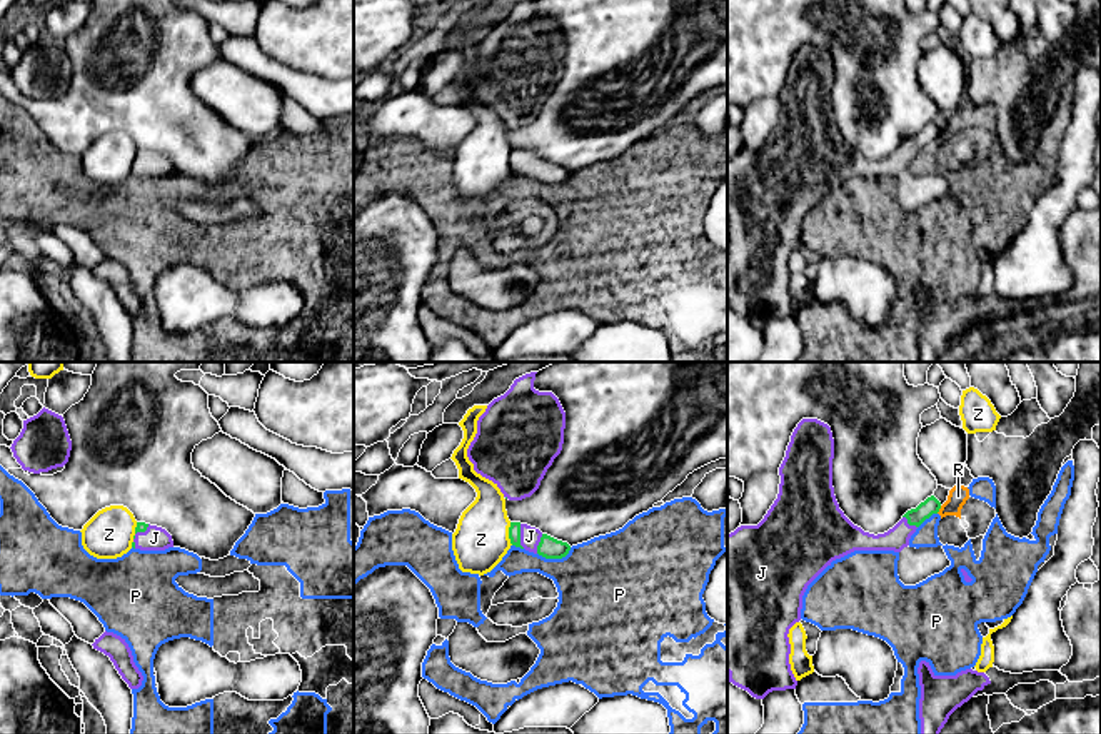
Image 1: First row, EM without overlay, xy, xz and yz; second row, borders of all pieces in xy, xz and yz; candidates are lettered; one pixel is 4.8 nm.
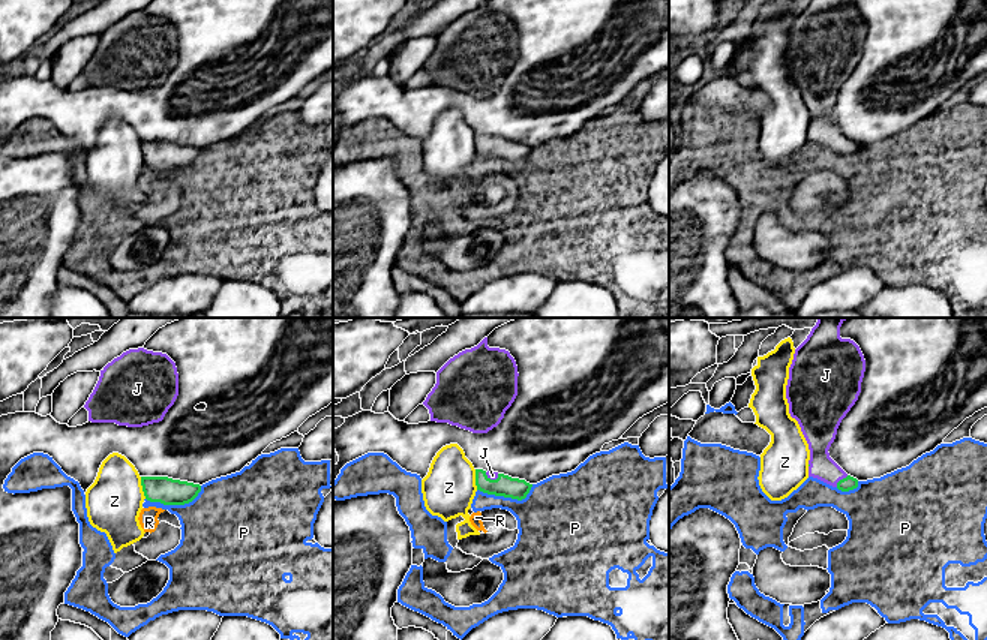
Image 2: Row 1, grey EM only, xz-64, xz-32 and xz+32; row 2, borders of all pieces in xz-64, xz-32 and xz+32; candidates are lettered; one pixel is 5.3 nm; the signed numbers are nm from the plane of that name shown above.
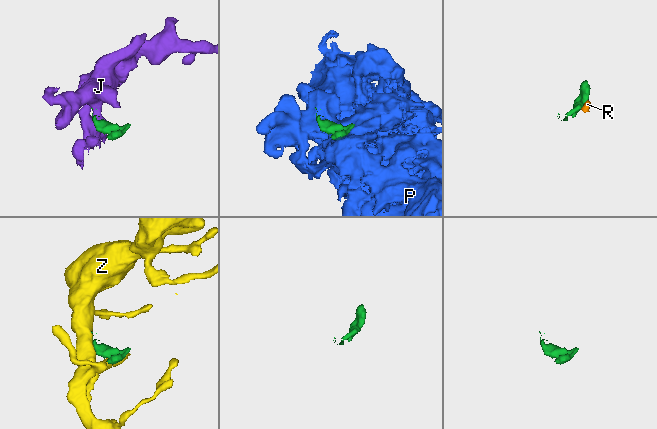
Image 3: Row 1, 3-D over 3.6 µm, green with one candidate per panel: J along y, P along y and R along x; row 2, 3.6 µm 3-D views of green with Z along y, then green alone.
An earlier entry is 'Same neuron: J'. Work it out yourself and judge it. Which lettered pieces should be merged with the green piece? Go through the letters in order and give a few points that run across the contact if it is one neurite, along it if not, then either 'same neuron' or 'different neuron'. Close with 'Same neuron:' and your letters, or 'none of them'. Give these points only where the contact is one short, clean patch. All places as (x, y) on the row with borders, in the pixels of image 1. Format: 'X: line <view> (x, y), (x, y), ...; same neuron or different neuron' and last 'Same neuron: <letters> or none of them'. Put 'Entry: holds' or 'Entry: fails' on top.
Entry: holds
J: line xz (514, 531), (519, 536), (529, 536); same neuron
P: different neuron
R: line yz (941, 506), (936, 512); different neuron
Z: line xz (509, 522), (509, 541), (512, 544); different neuron
Same neuron: J

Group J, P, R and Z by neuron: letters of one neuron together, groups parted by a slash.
J / P R / Z

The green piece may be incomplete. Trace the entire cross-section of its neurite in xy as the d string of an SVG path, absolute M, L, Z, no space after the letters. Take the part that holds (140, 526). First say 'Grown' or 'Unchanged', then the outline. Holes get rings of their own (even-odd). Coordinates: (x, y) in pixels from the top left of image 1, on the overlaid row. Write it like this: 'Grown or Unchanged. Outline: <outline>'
Grown. Outline: M137 522L132 547L140 550L165 550L173 547L173 540L165 529Z

